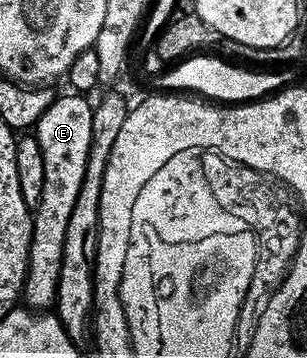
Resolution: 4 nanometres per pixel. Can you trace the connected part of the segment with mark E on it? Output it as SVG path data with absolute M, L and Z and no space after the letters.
M66 92L66 95L55 97L54 103L44 112L44 116L40 116L40 120L34 127L32 127L32 137L40 144L40 156L44 156L44 188L40 192L40 200L38 205L33 207L32 210L32 240L30 241L30 247L28 248L28 268L26 269L26 279L22 285L22 292L20 295L21 301L25 303L29 309L37 310L39 312L46 312L55 305L55 298L57 296L57 281L60 280L60 268L61 268L61 257L64 256L64 236L67 235L68 220L71 219L72 208L75 207L76 196L80 193L80 186L84 182L84 170L88 163L88 152L92 145L92 118L94 106L92 102L78 92Z

